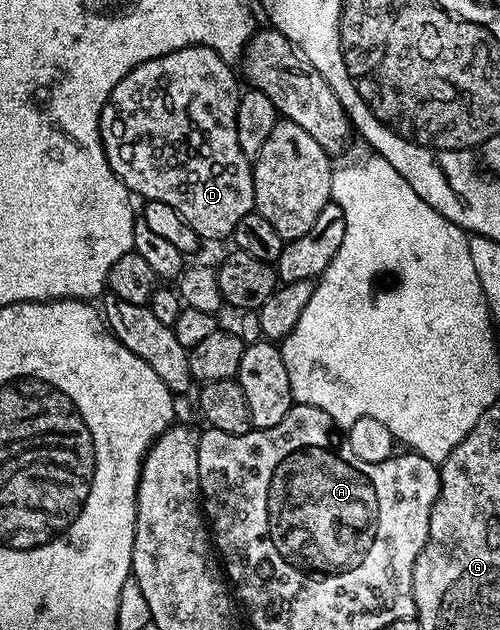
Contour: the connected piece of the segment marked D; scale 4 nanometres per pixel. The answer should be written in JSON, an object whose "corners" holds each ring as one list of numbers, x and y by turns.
{"corners":[[184,45,180,49,172,49,168,53,163,53,161,57,151,57,149,61,144,61,140,65,135,65,133,69,120,80,110,91,108,102,102,107,100,116,100,138,104,148,104,158,110,163,114,175,126,186,128,192,144,201,157,201,166,203,194,227,194,231,205,242,220,241,231,238,234,227,238,227,238,219,242,215,253,212,254,209,254,183,252,182,252,167,250,158,238,147,238,131,236,130,236,112,240,102,241,86,236,86,236,77,232,74,233,66,224,58,219,57,213,49,205,45]]}

